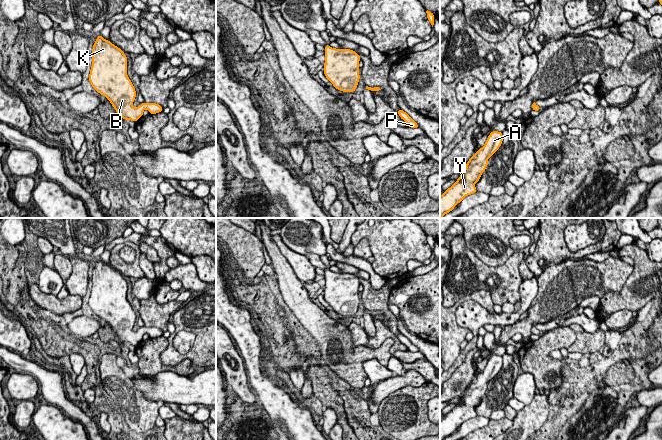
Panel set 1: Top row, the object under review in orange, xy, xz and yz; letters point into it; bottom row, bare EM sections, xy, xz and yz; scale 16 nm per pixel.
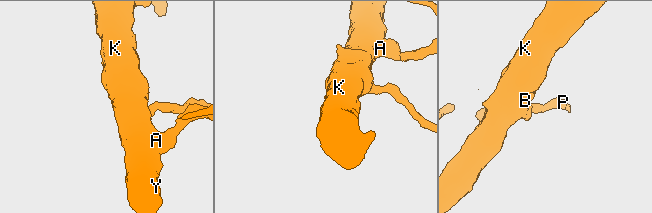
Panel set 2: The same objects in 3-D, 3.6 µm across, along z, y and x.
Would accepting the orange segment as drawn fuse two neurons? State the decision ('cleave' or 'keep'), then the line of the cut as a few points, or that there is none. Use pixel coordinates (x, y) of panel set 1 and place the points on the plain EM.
keep; no cut

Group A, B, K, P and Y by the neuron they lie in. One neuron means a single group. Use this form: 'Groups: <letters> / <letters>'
Groups: A B K P Y

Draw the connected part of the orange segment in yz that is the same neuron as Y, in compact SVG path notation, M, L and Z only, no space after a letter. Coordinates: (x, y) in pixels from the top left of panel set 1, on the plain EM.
M492 355L482 372L468 384L457 405L440 420L440 440L451 436L466 420L477 416L475 408L488 390L488 383L500 372L503 358Z

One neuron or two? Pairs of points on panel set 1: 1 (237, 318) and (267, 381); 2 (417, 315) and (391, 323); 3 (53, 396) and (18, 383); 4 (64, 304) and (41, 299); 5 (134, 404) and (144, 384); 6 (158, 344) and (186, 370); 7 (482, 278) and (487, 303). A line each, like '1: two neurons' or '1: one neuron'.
1: one neuron
2: two neurons
3: two neurons
4: one neuron
5: two neurons
6: one neuron
7: two neurons

